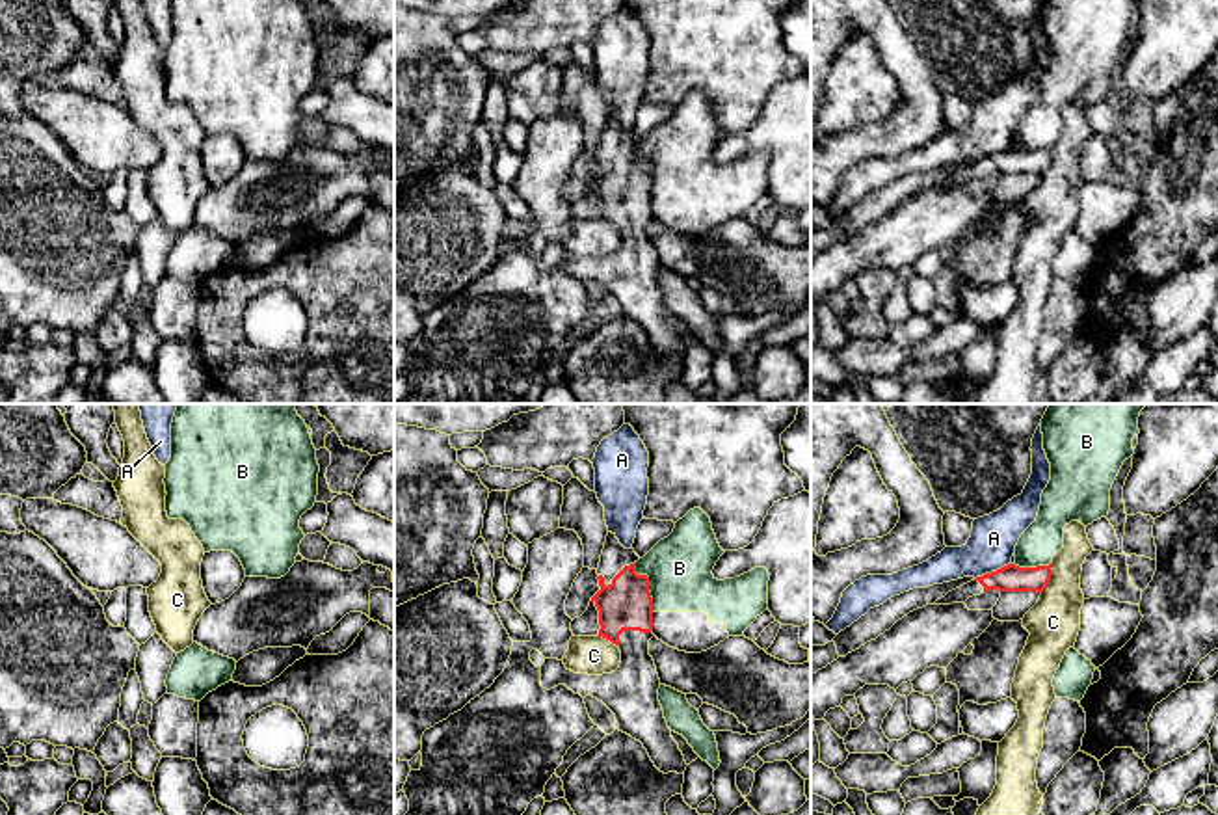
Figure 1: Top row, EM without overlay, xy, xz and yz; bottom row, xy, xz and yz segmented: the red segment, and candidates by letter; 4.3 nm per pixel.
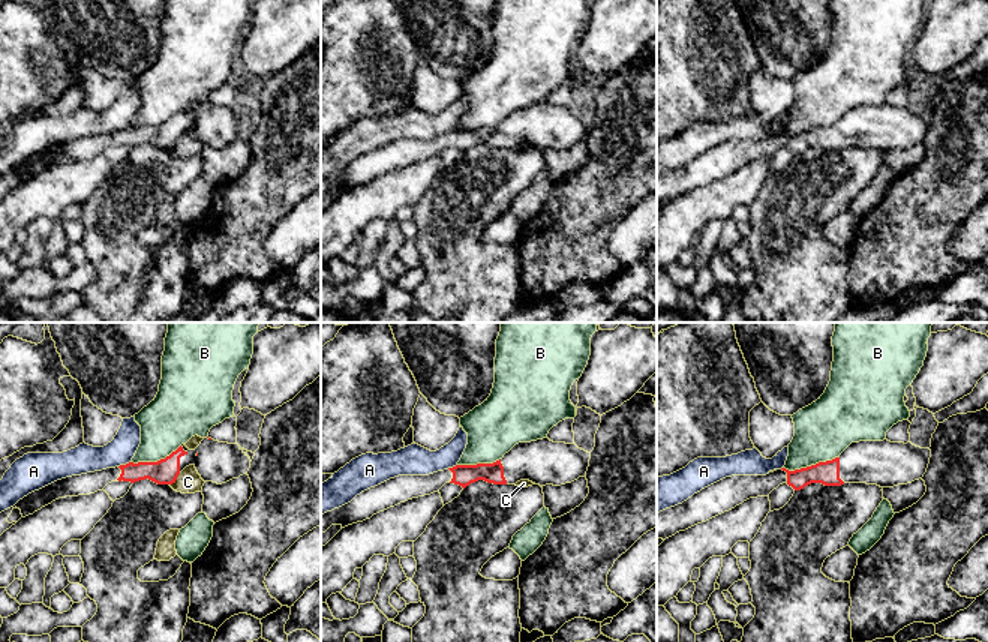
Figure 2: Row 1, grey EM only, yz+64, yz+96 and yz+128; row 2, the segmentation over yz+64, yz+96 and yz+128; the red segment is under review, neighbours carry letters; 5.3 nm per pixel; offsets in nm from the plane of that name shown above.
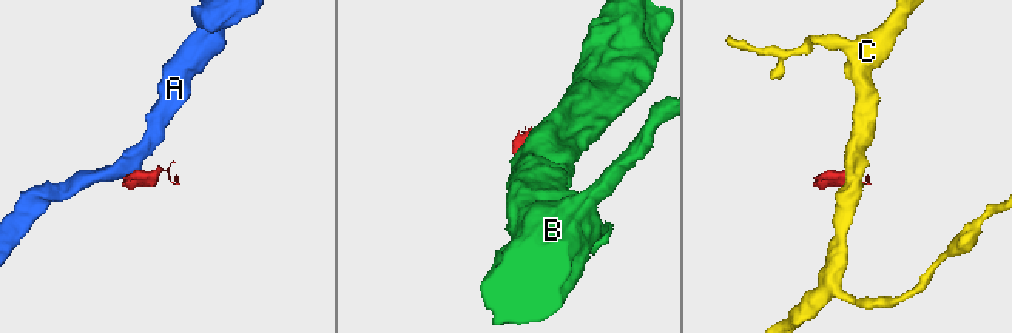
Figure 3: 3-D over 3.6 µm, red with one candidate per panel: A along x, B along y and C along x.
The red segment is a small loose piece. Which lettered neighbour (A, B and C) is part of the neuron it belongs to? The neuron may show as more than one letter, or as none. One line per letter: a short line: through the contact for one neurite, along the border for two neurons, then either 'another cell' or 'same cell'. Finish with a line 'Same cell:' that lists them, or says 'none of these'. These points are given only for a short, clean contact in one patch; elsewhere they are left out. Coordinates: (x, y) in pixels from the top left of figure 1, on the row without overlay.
A: line yz (1010, 146), (975, 162); another cell
B: line xz (635, 146), (635, 153), (648, 160), (653, 194); another cell
C: line yz (1051, 147), (1051, 162), (1040, 175); another cell
Same cell: none of these

